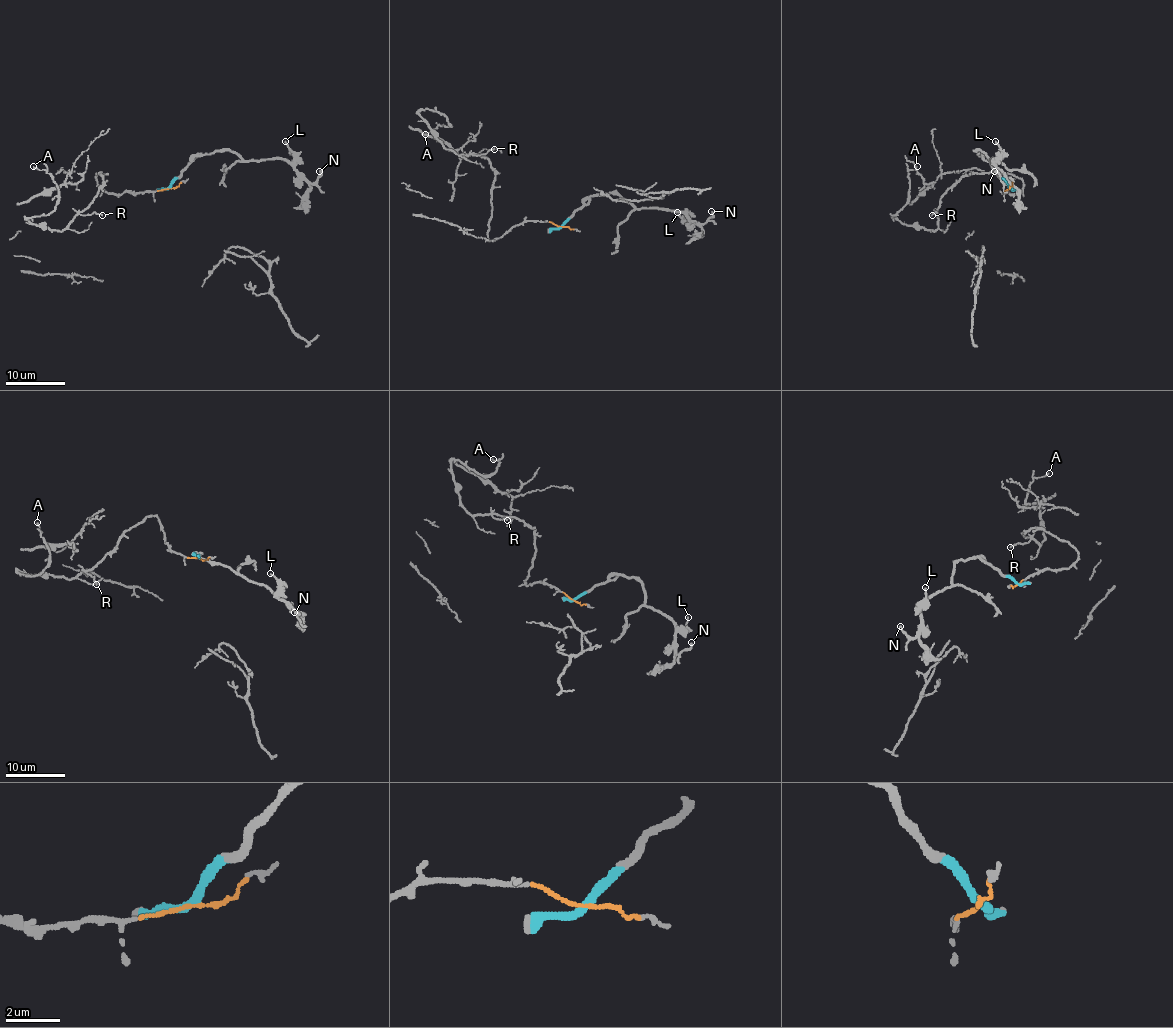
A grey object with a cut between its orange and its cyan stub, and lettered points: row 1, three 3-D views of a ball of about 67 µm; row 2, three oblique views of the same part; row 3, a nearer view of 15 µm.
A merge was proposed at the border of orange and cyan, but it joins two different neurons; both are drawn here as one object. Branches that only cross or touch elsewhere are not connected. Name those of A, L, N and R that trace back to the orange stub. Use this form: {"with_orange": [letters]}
{"with_orange": ["A", "R"]}

